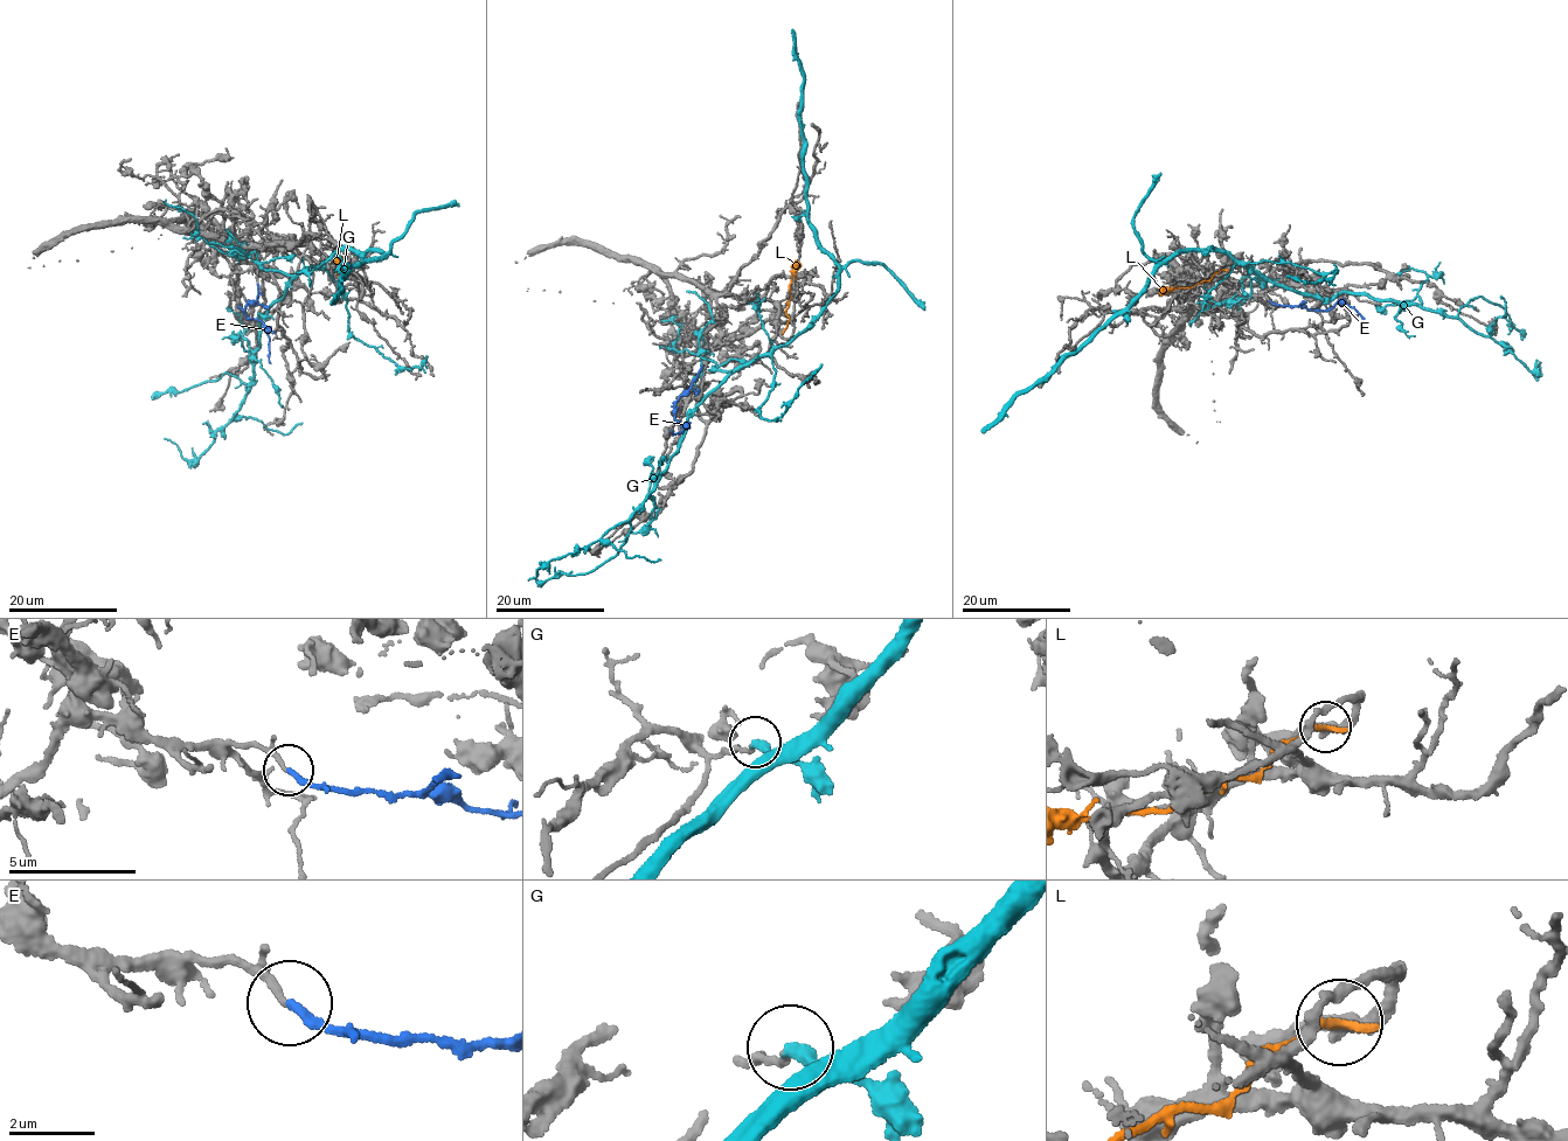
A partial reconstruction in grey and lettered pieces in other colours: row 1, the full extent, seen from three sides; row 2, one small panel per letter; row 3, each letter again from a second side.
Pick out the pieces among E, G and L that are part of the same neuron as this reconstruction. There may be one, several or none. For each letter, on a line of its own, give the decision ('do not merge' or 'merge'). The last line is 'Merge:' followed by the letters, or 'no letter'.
E: merge
G: do not merge
L: do not merge
Merge: E

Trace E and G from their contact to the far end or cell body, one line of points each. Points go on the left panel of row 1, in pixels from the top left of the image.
E: (257, 284), (258, 298), (244, 312), (248, 319), (263, 324), (269, 336), (270, 363)
G: (338, 254), (387, 256), (338, 249), (296, 273), (258, 315), (255, 378), (212, 443), (189, 461), (164, 438)

